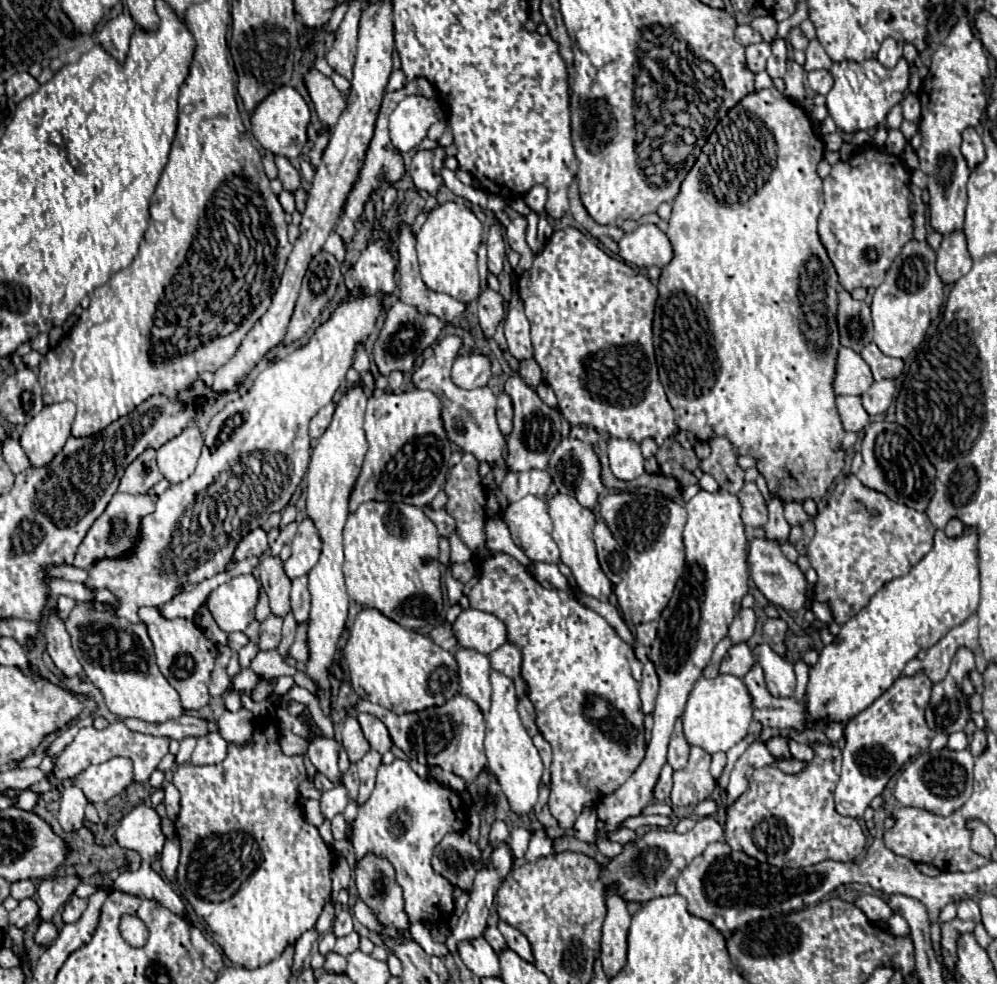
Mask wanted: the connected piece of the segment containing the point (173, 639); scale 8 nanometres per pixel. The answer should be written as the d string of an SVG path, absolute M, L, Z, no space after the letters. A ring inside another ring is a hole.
M141 608L139 618L147 624L149 636L155 646L157 666L161 674L165 674L167 682L179 692L181 704L185 710L199 710L209 704L211 696L207 692L211 670L217 658L217 646L205 638L203 630L191 618L175 618L165 620L157 608Z

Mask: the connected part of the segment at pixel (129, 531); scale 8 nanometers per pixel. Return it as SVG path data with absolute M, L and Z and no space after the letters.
M117 492L111 498L111 502L105 508L105 512L93 522L93 526L89 528L89 532L83 538L81 546L77 548L73 566L89 570L91 564L97 562L97 560L101 560L101 558L121 556L123 552L131 550L135 546L135 540L137 540L141 518L147 516L147 514L151 514L153 510L155 510L155 500L151 496L147 496L147 494L123 494L123 492Z

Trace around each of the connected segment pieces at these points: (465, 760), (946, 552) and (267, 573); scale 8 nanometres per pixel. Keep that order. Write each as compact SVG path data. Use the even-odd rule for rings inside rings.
M457 694L443 706L435 706L423 712L413 714L393 714L391 710L385 710L383 706L371 704L368 700L362 700L353 705L357 712L369 712L377 716L389 730L393 744L401 748L405 754L421 754L425 756L427 764L437 764L443 770L449 770L457 776L461 776L467 784L471 784L477 774L485 768L487 758L483 750L483 738L485 738L485 718L479 710L479 706L469 700L463 694Z
M965 528L963 536L947 538L941 530L935 532L933 550L911 568L903 578L895 578L885 584L869 604L853 616L847 624L841 626L833 644L827 644L817 664L809 668L809 682L805 690L805 716L809 728L817 728L827 722L847 722L873 704L891 684L901 676L905 664L917 656L919 650L931 648L937 644L953 626L965 622L979 604L979 558L977 558L977 534L971 528Z
M265 554L259 564L261 584L265 592L269 594L269 606L275 616L285 618L285 614L291 610L289 606L289 592L291 592L291 580L283 572L283 562L271 554Z

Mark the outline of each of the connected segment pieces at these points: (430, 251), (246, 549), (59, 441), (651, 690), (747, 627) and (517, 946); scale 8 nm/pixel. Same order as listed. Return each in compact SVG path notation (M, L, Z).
M445 202L435 206L417 234L417 254L423 282L433 292L449 294L459 302L473 302L479 296L477 250L483 240L483 228L477 216L463 204Z
M257 528L257 530L249 532L249 534L239 542L233 560L239 562L239 560L245 560L245 558L249 558L249 556L261 556L261 554L265 554L267 550L269 550L267 534L265 534L265 530Z
M57 402L45 406L31 422L25 424L19 444L25 450L31 466L41 468L55 458L55 454L65 446L65 440L71 436L73 418L75 404Z
M651 662L643 666L643 680L641 680L641 710L643 714L651 714L655 708L655 698L659 692L659 680Z
M741 610L733 624L729 626L729 640L735 646L737 642L747 642L755 632L755 614L753 610Z
M499 920L497 928L499 928L499 932L505 936L507 946L509 946L511 950L515 950L523 960L533 962L533 954L531 954L531 946L529 946L529 942L527 942L527 938L525 938L515 926L509 926L507 922L501 922L501 920Z

